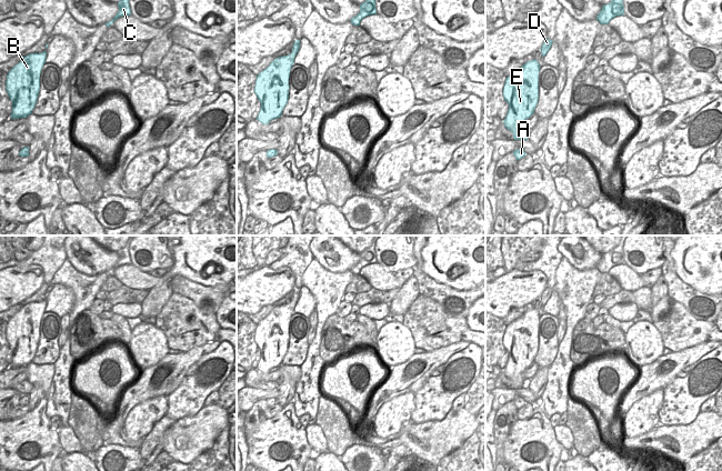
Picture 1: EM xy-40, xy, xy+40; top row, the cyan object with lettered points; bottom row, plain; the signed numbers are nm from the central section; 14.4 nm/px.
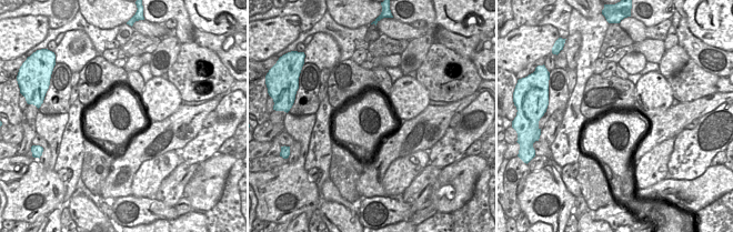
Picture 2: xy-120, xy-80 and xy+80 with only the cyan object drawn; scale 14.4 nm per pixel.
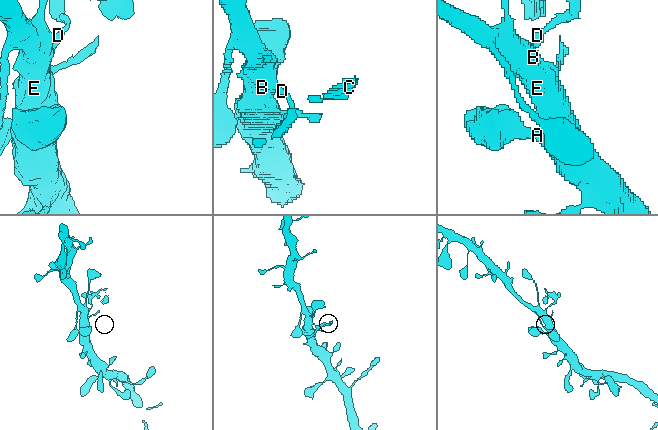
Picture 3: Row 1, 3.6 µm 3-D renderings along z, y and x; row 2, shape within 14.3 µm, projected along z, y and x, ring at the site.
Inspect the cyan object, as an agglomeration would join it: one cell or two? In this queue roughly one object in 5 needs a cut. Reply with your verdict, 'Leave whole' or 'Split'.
Split

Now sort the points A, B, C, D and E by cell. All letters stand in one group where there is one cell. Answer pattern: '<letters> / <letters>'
A B E / C D

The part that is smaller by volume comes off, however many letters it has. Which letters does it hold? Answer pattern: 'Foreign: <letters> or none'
Foreign: C, D

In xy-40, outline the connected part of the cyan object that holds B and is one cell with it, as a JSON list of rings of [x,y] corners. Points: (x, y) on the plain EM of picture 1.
[[[47,300],[30,302],[7,323],[6,339],[12,350],[11,368],[27,367],[36,355],[40,340],[40,323]]]

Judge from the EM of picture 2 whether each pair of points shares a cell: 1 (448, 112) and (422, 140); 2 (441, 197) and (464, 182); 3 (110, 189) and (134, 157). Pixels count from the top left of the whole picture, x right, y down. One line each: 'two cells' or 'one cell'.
1: one cell
2: one cell
3: one cell

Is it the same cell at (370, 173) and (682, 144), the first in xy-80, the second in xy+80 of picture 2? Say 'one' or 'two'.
two

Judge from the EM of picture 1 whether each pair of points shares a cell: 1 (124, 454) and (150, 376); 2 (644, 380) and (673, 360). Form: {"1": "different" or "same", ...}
{"1": "different", "2": "same"}

